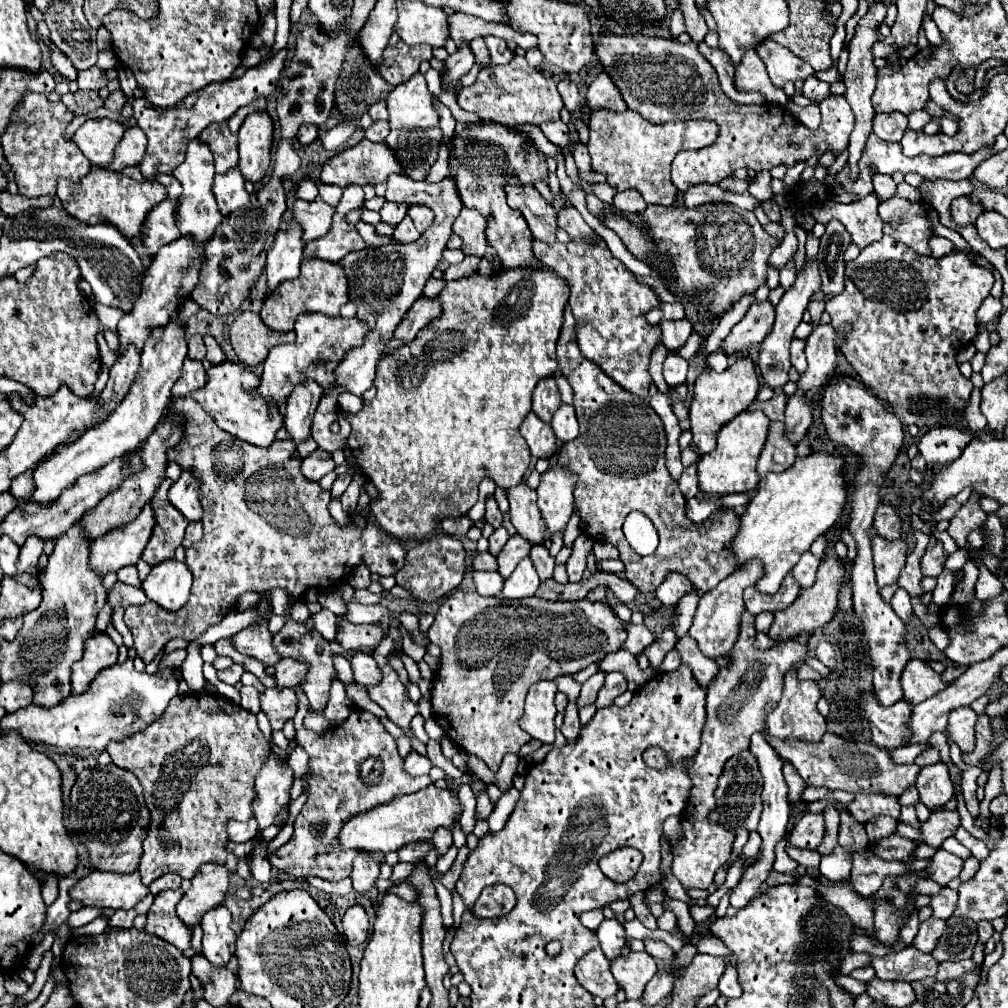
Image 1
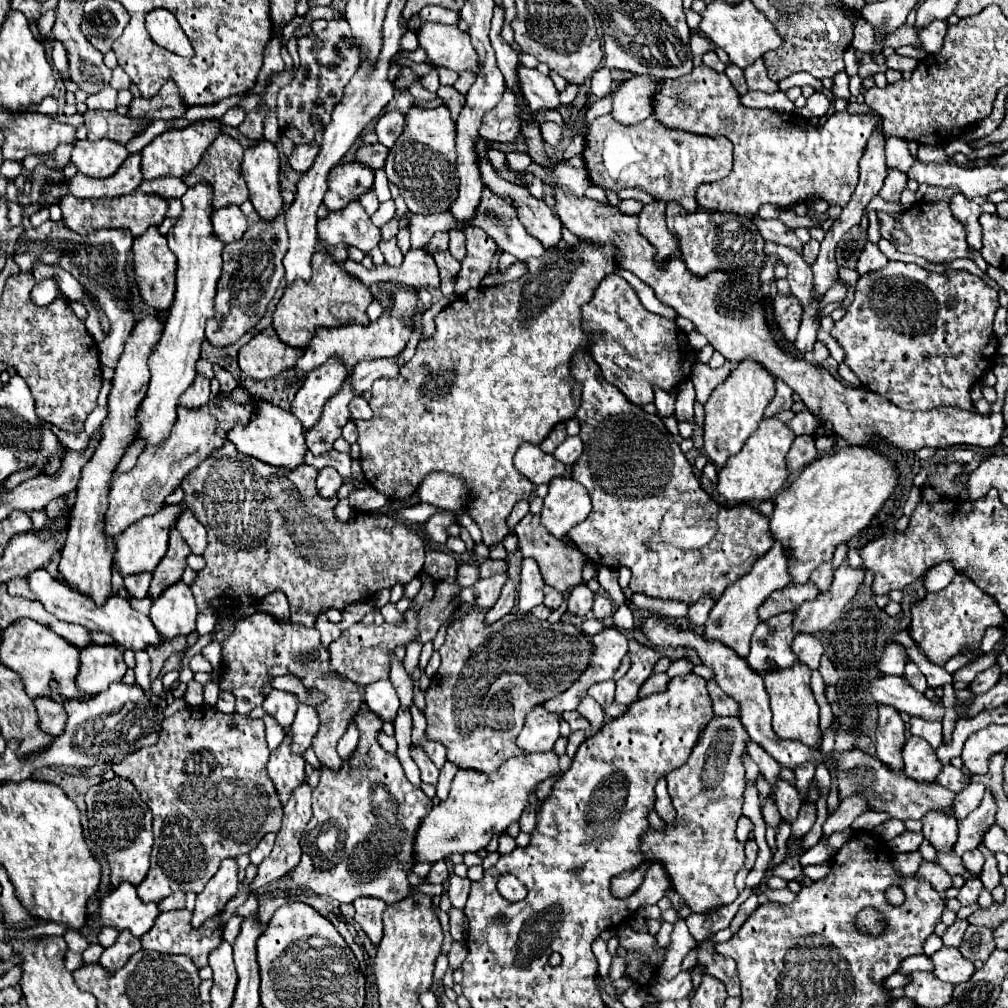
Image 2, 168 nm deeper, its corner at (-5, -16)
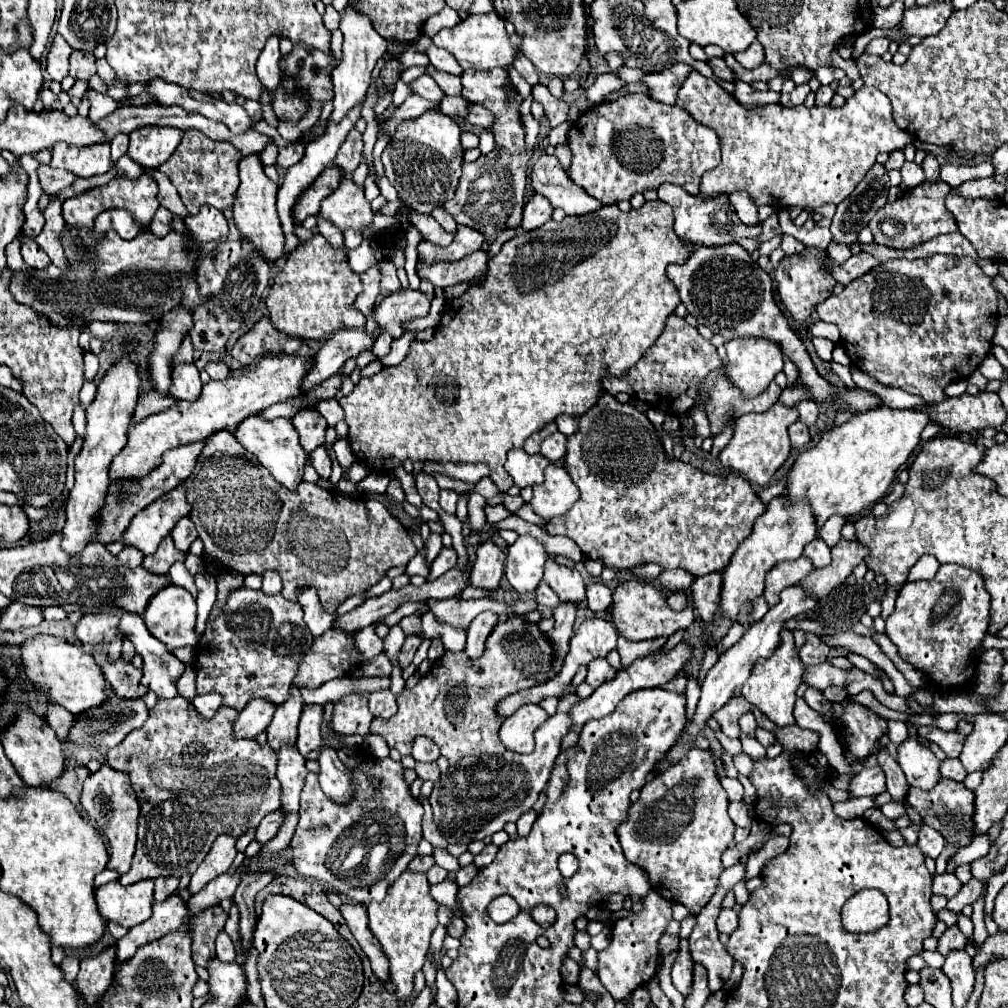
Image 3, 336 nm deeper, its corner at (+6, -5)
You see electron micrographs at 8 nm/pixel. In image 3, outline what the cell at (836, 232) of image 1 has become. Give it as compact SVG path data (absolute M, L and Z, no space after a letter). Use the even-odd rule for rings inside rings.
M876 163L856 185L852 191L852 197L846 197L832 219L830 231L832 231L832 241L840 245L852 245L858 239L858 233L866 223L872 219L872 215L884 207L888 201L888 173L880 163Z

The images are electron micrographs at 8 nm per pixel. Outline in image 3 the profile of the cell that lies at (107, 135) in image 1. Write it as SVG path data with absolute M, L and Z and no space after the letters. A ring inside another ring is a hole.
M104 141L100 145L74 147L68 143L56 143L52 149L52 167L68 169L78 177L102 175L112 167L110 159L110 143Z

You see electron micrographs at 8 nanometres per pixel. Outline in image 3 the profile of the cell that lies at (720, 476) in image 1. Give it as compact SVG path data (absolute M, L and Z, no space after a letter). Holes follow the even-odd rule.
M776 403L764 413L748 413L736 419L734 423L734 437L730 443L720 451L718 459L724 467L730 467L734 471L740 471L748 481L764 487L770 483L770 479L776 475L776 471L782 467L782 463L790 455L790 439L788 439L788 425L792 425L798 419L798 413L794 407L784 407L782 403Z

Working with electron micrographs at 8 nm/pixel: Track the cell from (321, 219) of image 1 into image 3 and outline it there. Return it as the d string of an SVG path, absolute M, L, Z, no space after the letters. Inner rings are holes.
M342 179L338 189L322 201L318 217L332 221L340 231L362 231L372 223L374 213L364 199L364 189L354 185L352 179Z

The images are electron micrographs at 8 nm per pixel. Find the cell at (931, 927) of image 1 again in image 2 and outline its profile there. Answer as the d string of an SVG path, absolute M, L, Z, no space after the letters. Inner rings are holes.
M943 946L939 952L935 952L931 956L931 960L935 962L935 976L939 980L945 980L953 986L969 980L975 972L975 966L971 960L965 960L961 956L961 952L957 948L947 948Z

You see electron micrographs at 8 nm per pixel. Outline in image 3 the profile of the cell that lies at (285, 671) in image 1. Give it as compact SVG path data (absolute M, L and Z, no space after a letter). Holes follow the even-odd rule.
M258 697L252 699L234 723L236 737L248 739L248 737L256 737L258 733L262 733L270 725L274 709L276 705L272 705L272 701L260 701Z

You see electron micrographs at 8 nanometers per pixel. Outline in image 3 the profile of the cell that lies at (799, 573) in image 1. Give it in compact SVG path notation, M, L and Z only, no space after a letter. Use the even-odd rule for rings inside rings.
M818 537L804 547L804 555L812 561L814 567L824 567L830 561L830 547Z

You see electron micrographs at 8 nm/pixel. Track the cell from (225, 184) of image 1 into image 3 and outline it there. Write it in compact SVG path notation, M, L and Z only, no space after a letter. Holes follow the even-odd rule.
M204 205L204 209L200 209L200 213L188 215L184 219L184 223L188 225L194 241L198 241L198 243L216 241L216 239L222 239L228 235L228 221L226 221L224 213L220 209L212 209L212 205Z

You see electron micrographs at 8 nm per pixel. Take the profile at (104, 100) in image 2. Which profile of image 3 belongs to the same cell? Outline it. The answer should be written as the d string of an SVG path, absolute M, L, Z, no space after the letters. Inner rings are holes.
M88 89L86 91L88 99L90 99L90 119L92 121L100 121L102 117L110 115L114 109L118 109L118 101L114 101L108 93L100 93L96 89Z

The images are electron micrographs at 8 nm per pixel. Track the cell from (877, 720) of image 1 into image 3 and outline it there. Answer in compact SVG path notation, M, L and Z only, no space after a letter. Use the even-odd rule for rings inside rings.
M906 739L898 745L898 763L912 787L932 789L940 779L940 761L916 739Z

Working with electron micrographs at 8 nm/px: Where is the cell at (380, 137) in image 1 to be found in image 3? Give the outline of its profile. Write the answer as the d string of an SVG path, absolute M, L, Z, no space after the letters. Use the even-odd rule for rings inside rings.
M352 129L346 137L346 141L342 143L340 151L336 153L334 165L340 167L346 175L350 175L362 161L362 133Z

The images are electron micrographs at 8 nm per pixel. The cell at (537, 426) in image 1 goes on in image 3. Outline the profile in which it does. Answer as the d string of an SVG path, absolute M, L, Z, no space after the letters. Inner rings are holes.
M512 449L508 451L508 459L506 459L506 471L512 475L514 483L522 489L526 485L534 485L534 483L542 483L544 481L544 469L550 461L536 453L530 455L524 449Z

